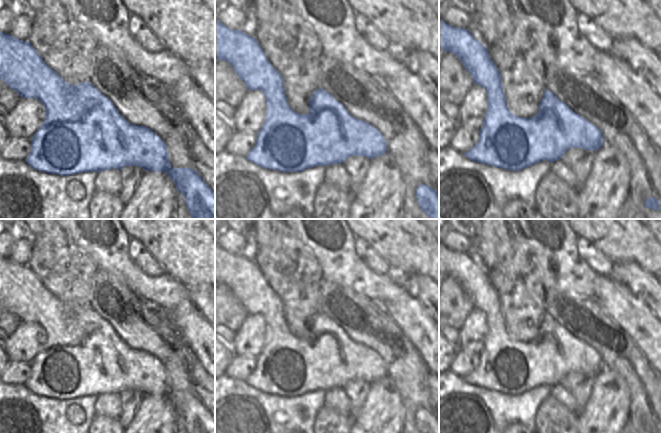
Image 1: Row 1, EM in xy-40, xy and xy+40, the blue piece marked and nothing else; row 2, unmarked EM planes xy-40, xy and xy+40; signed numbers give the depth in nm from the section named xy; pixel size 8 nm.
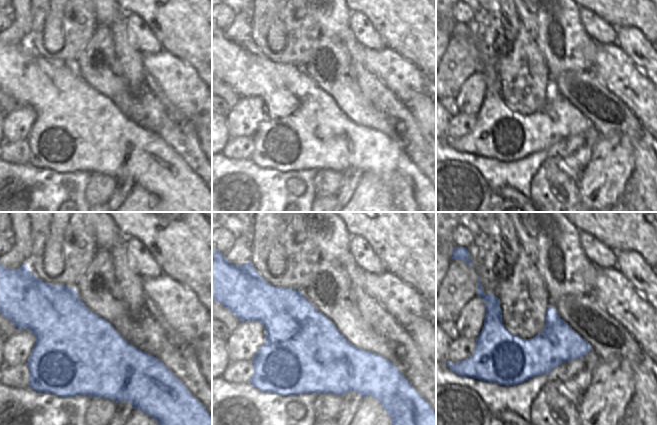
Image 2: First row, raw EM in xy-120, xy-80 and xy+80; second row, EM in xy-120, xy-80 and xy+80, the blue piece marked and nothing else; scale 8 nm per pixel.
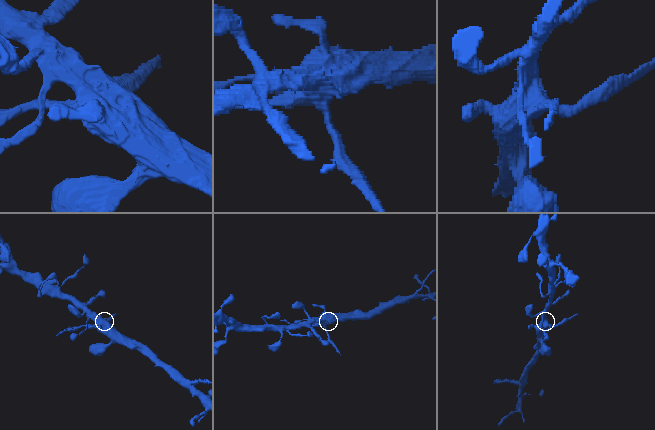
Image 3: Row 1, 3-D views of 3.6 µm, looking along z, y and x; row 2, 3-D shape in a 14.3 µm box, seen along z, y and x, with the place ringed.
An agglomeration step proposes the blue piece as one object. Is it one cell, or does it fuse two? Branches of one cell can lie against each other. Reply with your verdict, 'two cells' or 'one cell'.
two cells

